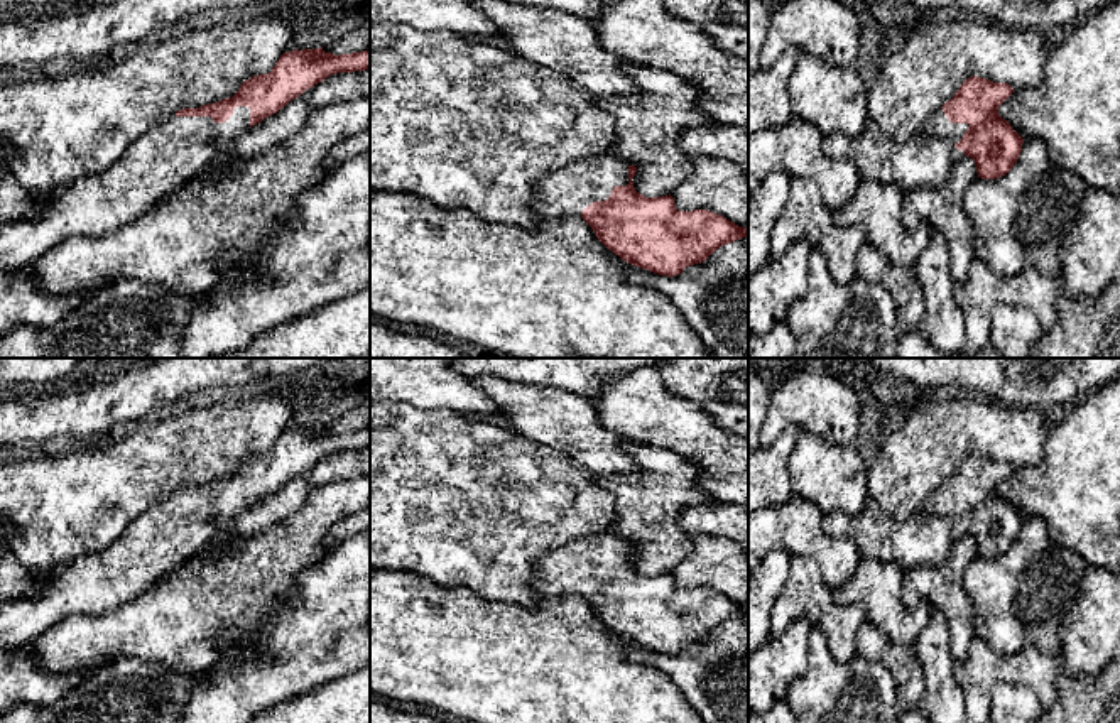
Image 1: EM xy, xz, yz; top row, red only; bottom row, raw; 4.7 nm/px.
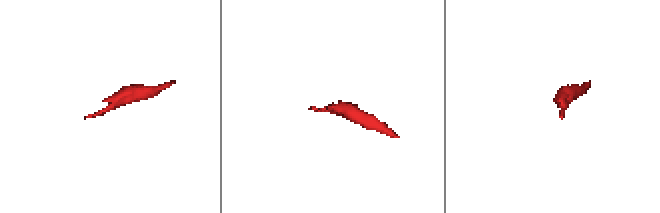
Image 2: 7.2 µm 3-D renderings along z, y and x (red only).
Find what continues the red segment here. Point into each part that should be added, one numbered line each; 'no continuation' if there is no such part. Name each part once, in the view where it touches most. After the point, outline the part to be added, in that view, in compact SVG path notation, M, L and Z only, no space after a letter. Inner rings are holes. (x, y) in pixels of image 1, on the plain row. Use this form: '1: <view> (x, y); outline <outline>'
1: xy (159, 541); outline M237 485L223 502L211 495L171 495L106 549L44 581L35 596L0 601L0 652L29 645L69 617L96 615L140 596L218 539L220 520L250 507L248 485Z

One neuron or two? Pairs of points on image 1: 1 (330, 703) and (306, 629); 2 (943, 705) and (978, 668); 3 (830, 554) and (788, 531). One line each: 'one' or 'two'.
1: two
2: two
3: one

